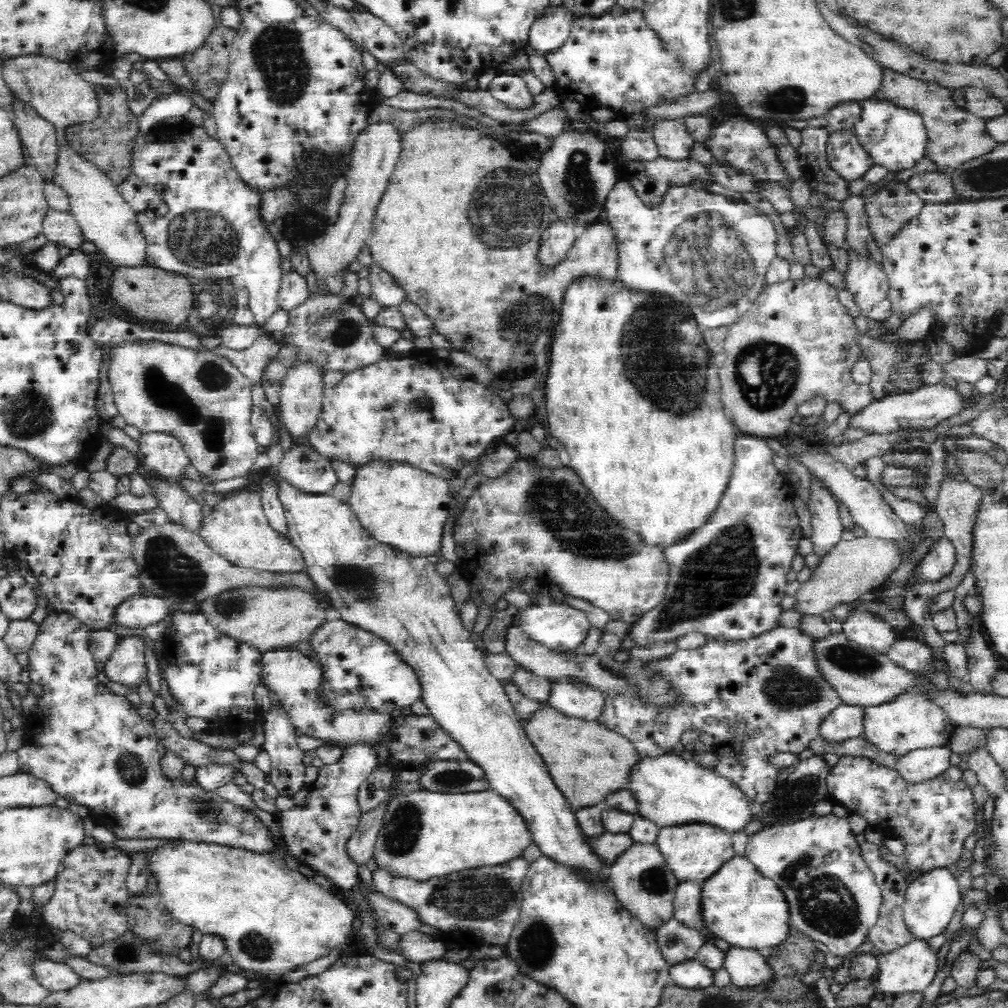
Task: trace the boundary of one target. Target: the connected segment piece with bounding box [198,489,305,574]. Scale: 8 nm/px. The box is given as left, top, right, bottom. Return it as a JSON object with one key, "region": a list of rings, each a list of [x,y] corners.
{"region":[[[254,489],[228,493],[223,501],[208,510],[198,533],[214,552],[236,566],[274,574],[300,573],[305,570],[302,551],[286,532],[272,528],[260,495]]]}

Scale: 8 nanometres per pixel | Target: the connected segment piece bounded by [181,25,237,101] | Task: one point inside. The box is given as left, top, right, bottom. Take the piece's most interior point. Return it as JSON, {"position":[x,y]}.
{"position":[208,65]}

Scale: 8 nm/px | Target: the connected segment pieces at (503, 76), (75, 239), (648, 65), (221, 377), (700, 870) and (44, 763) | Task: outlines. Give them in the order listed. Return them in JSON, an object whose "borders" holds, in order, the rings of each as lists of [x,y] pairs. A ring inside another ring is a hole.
{"borders":[[[[497,69],[496,76],[489,83],[488,89],[494,98],[512,108],[526,108],[533,98],[524,78],[516,73],[504,73],[501,69]]],[[[48,210],[42,218],[42,234],[48,242],[79,250],[83,239],[76,219],[70,213]]],[[[617,4],[598,16],[574,16],[570,36],[558,50],[548,53],[545,58],[555,74],[554,90],[560,98],[576,100],[588,110],[599,105],[611,107],[618,117],[631,116],[650,104],[660,104],[664,100],[675,101],[688,96],[693,92],[695,84],[695,80],[686,71],[682,71],[676,55],[666,51],[654,31],[648,27],[642,11],[627,11]]],[[[122,340],[111,346],[109,354],[108,384],[118,414],[126,424],[136,426],[141,434],[172,435],[191,458],[192,466],[213,482],[250,473],[259,447],[251,426],[251,381],[226,356],[213,352],[212,344],[207,341],[207,349],[172,348],[172,344],[156,340]]],[[[687,824],[660,829],[656,844],[680,883],[704,884],[718,869],[736,856],[732,835],[709,824]]],[[[52,612],[39,624],[37,637],[29,650],[30,664],[26,668],[32,683],[44,687],[44,694],[38,699],[38,710],[27,718],[23,728],[24,744],[16,750],[18,772],[46,782],[56,797],[86,806],[97,826],[104,826],[117,839],[182,839],[274,855],[276,839],[258,814],[228,802],[214,790],[200,787],[196,778],[186,782],[165,775],[161,765],[160,738],[151,720],[141,718],[125,696],[113,694],[98,681],[97,663],[89,649],[90,632],[85,624],[68,613]]]]}

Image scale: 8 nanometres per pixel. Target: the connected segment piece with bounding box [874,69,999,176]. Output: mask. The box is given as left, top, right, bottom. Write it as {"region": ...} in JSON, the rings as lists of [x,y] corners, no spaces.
{"region":[[[886,69],[884,82],[874,97],[888,100],[900,107],[910,107],[920,114],[928,140],[923,157],[932,160],[939,172],[951,176],[970,160],[987,155],[998,146],[999,142],[987,131],[986,119],[976,116],[966,107],[954,105],[953,89]]]}

